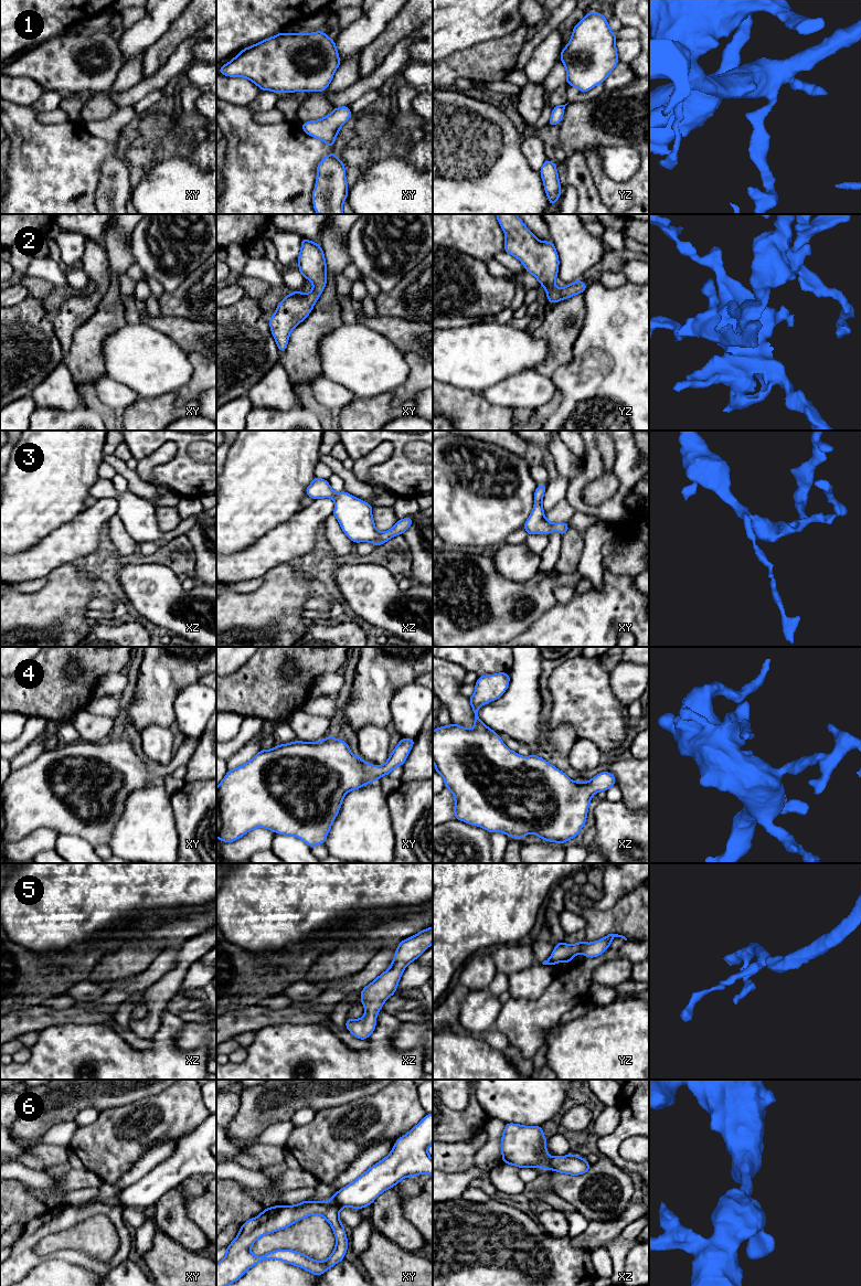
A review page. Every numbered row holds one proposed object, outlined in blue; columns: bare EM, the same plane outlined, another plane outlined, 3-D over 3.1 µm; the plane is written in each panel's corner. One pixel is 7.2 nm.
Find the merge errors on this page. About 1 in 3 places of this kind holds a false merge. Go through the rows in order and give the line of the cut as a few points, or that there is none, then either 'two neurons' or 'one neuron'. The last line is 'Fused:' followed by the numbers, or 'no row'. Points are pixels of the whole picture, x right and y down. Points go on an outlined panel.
1: no cut | one neuron
2: no cut | one neuron
3: no cut | one neuron
4: no cut | one neuron
5: no cut | one neuron
6: no cut | one neuron
Fused: no row

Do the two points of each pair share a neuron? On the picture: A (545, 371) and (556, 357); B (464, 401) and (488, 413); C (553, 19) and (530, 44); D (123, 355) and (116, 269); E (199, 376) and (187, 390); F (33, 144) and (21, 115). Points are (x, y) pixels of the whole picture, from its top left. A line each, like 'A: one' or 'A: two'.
A: one
B: one
C: one
D: two
E: one
F: one

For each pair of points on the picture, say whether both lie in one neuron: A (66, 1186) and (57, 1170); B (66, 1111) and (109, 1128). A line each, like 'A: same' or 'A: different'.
A: different
B: different

